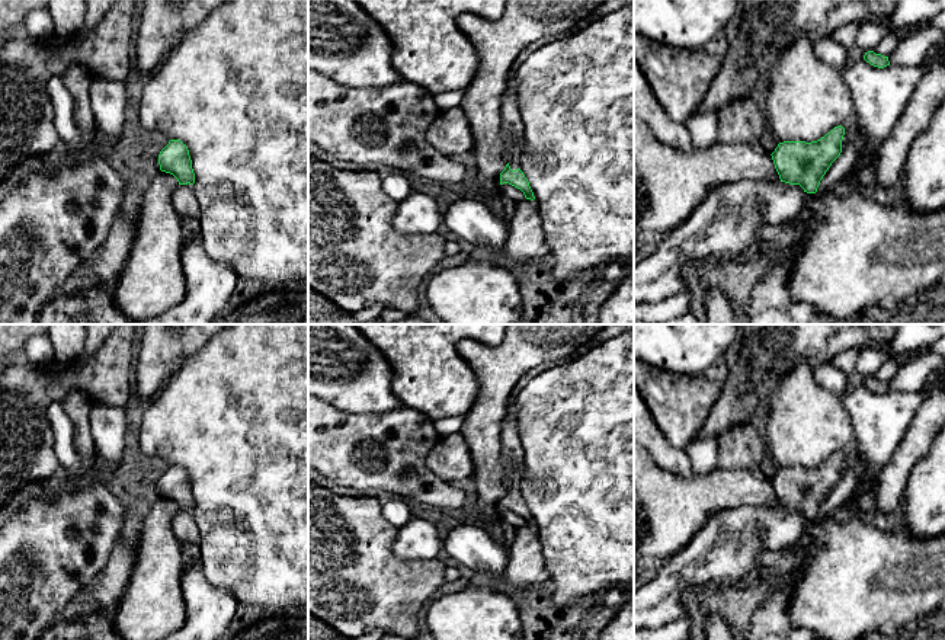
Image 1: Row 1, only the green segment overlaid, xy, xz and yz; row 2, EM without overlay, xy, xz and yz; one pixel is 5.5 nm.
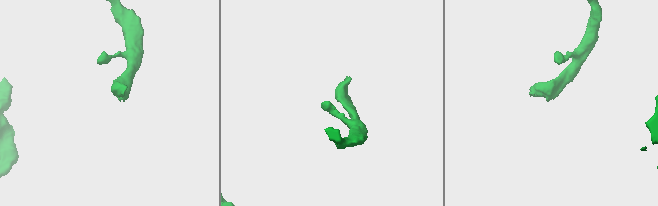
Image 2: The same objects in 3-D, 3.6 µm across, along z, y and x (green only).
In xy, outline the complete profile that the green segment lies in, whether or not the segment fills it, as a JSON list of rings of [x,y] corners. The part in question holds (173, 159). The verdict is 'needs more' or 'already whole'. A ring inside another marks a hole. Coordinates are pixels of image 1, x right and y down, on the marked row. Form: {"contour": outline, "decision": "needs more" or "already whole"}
{"contour": [[[170,140],[158,154],[160,170],[173,175],[179,186],[173,193],[173,205],[180,218],[198,220],[201,205],[195,195],[195,173],[188,147],[180,140]]], "decision": "needs more"}

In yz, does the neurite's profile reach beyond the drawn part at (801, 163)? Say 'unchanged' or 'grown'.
grown

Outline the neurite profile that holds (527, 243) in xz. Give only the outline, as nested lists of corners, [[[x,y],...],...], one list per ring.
[[[523,199],[509,225],[509,237],[503,246],[512,268],[519,271],[548,255],[542,218],[535,201]]]

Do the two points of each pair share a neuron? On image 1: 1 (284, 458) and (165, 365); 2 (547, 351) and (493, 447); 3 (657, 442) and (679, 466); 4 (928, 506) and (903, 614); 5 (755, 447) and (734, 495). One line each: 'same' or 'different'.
1: different
2: same
3: same
4: different
5: different

